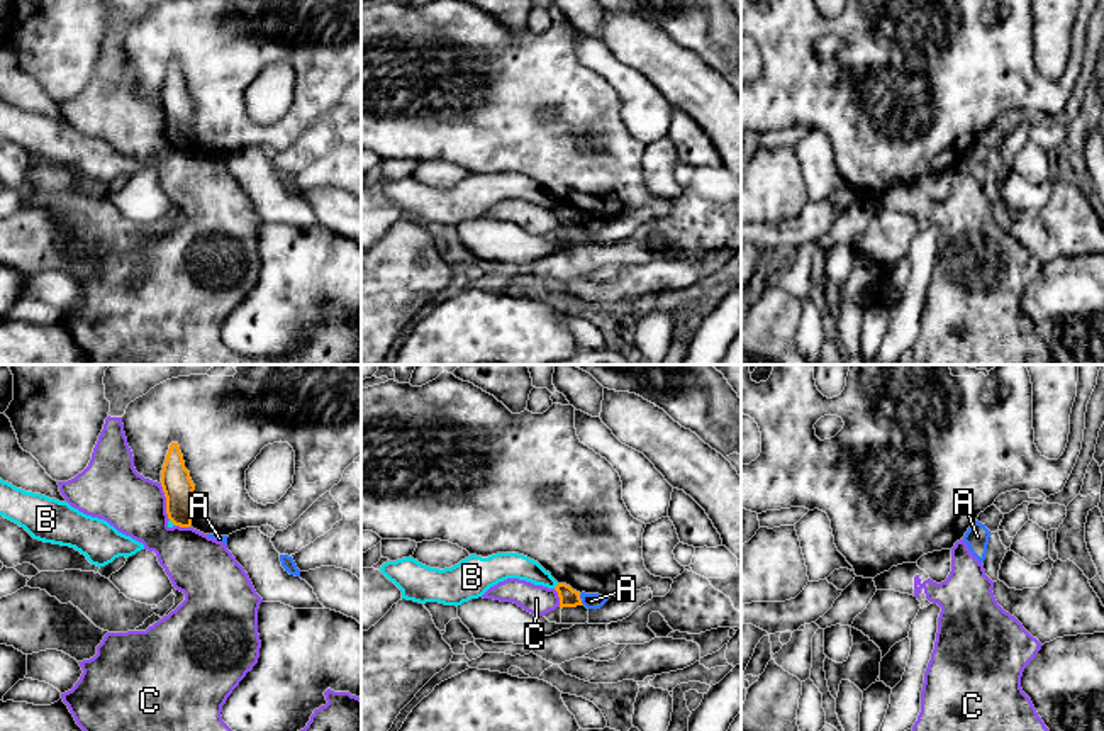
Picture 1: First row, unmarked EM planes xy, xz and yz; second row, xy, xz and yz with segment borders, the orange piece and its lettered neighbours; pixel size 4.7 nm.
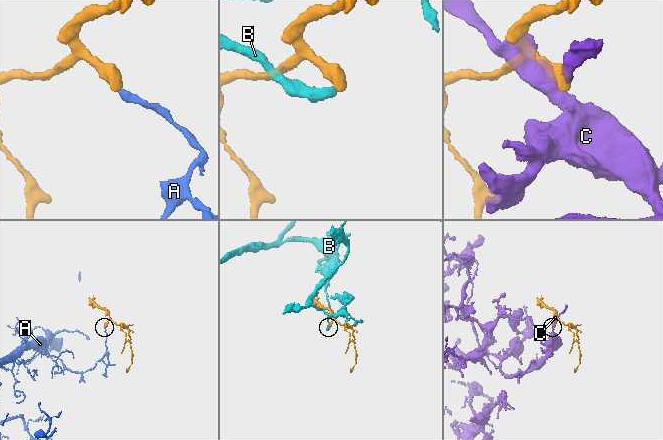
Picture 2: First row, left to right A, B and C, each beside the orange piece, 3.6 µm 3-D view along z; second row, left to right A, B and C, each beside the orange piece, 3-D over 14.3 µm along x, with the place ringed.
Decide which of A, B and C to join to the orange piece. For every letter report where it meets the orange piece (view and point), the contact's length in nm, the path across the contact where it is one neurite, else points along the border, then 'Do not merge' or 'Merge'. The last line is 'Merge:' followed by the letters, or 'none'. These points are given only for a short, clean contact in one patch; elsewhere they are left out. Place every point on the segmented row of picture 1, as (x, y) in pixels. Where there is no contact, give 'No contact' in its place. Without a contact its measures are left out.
A: Touches orange at xz (580, 599). Shared border 60 nm. Boundary: xz (579, 594), (584, 604). Do not merge
B: Touches orange at xz (557, 585). Shared border 40 nm. Boundary: xz (558, 584), (553, 587). Do not merge
C: Touches orange at xy (167, 502). Shared border 180 nm. Do not merge
Merge: none

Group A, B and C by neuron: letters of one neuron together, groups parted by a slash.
A / B / C

